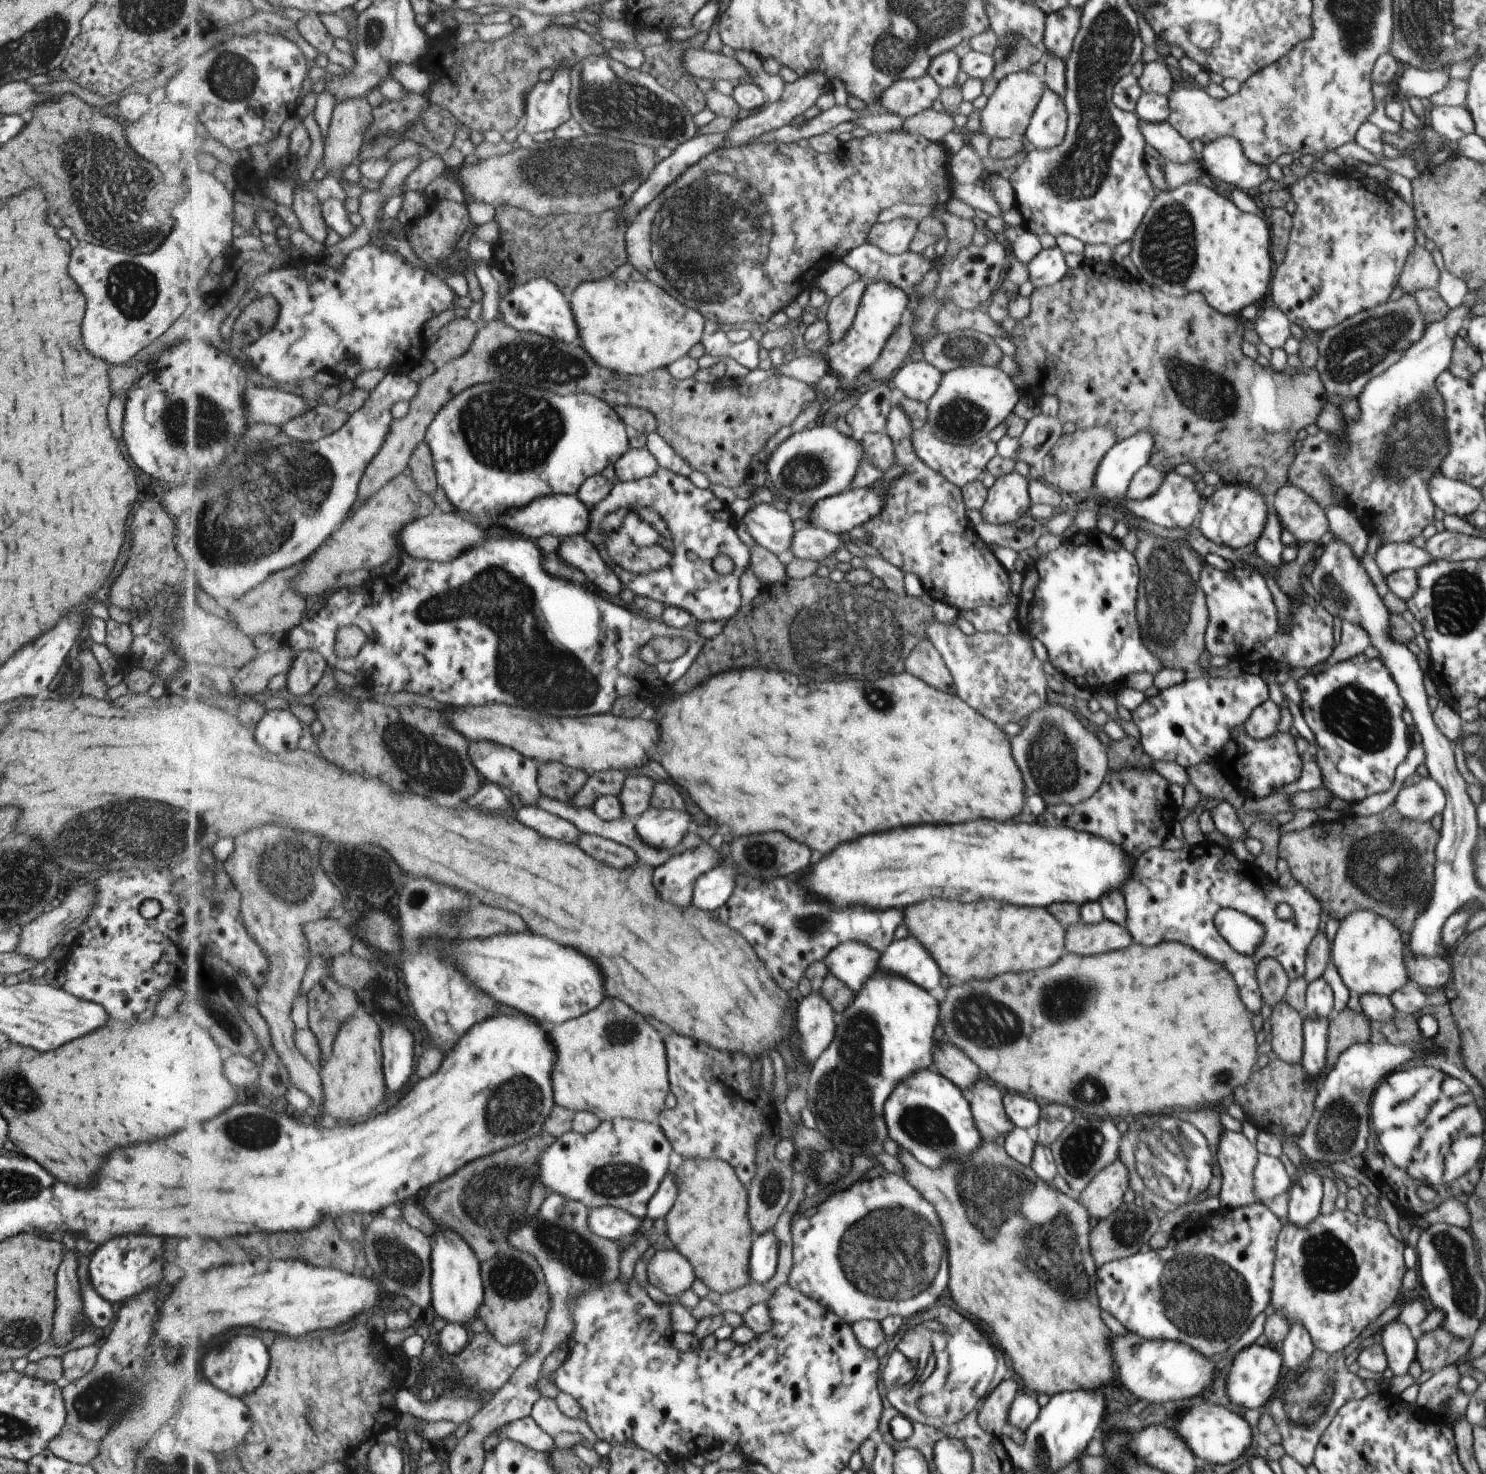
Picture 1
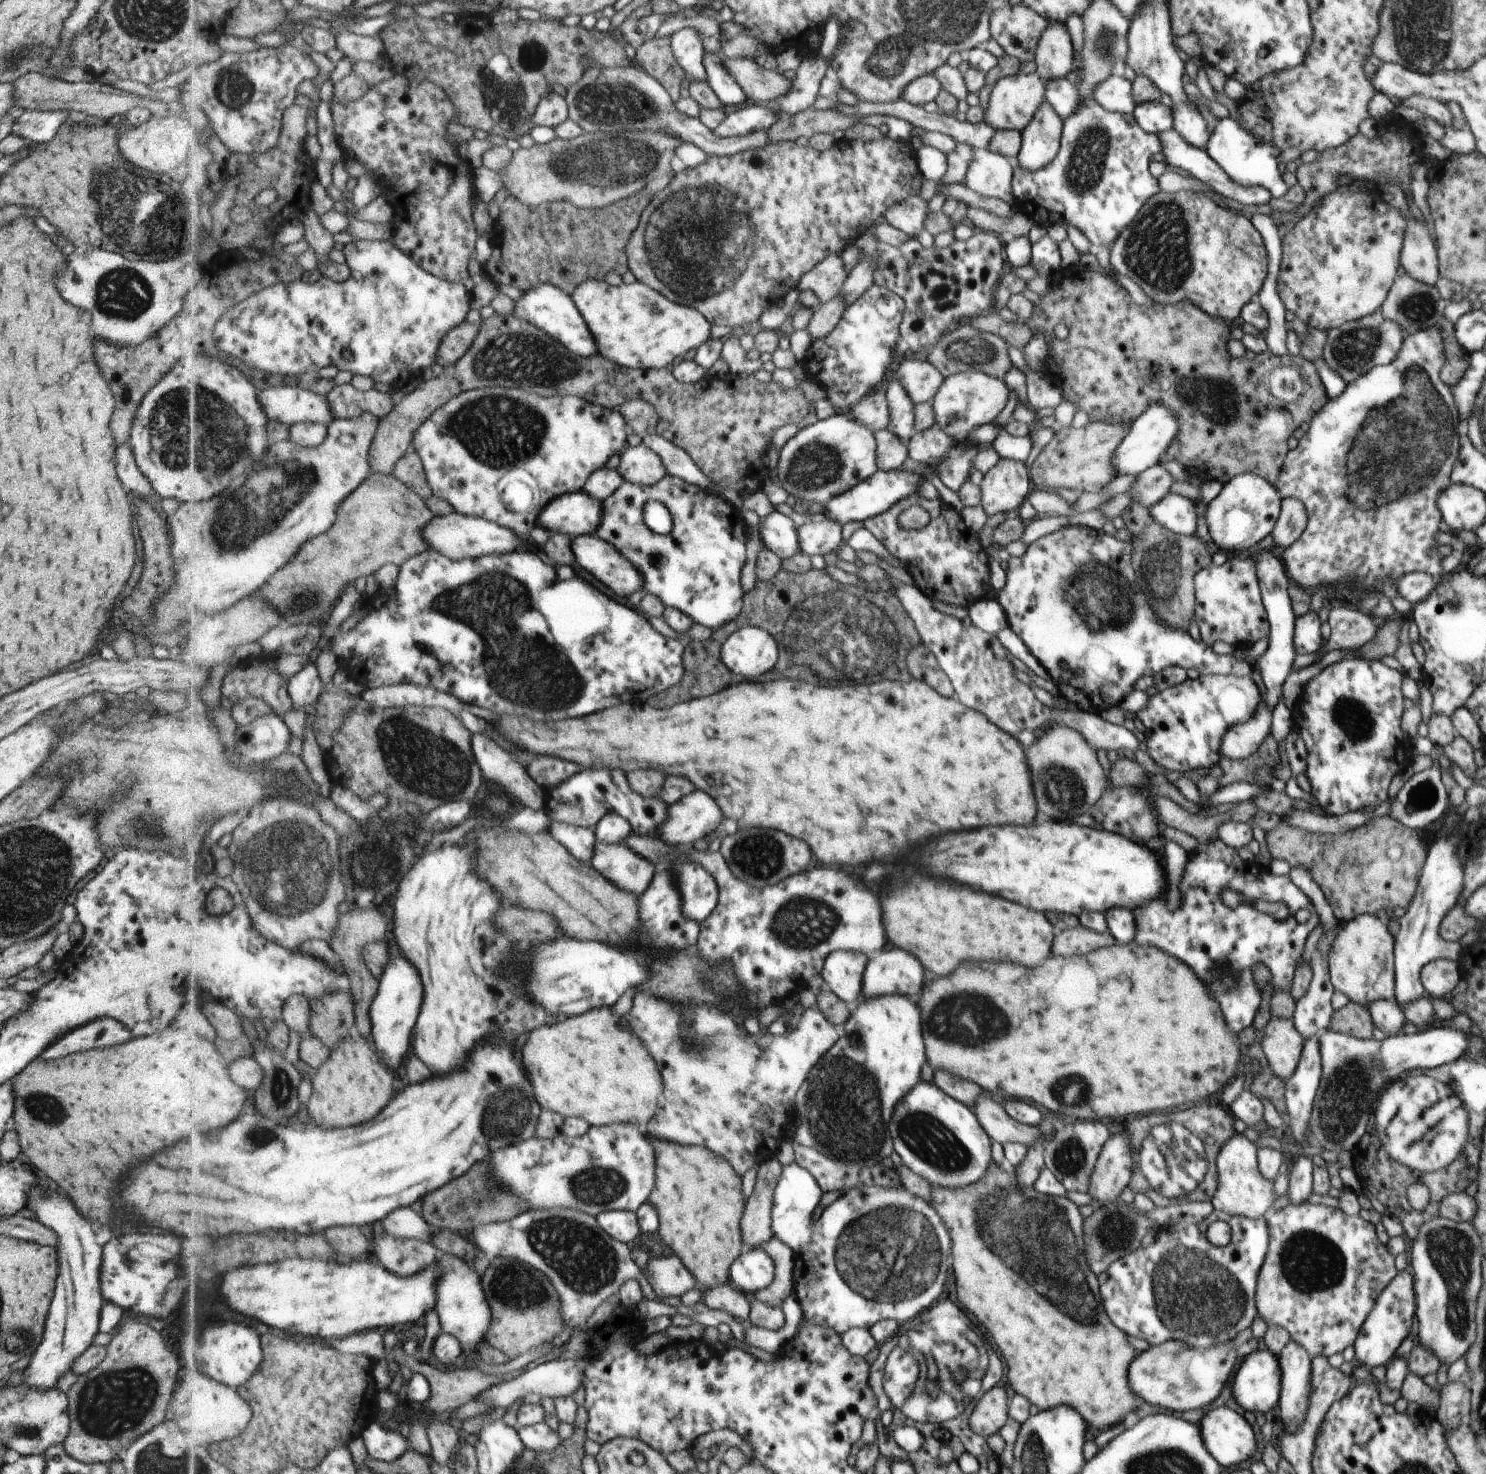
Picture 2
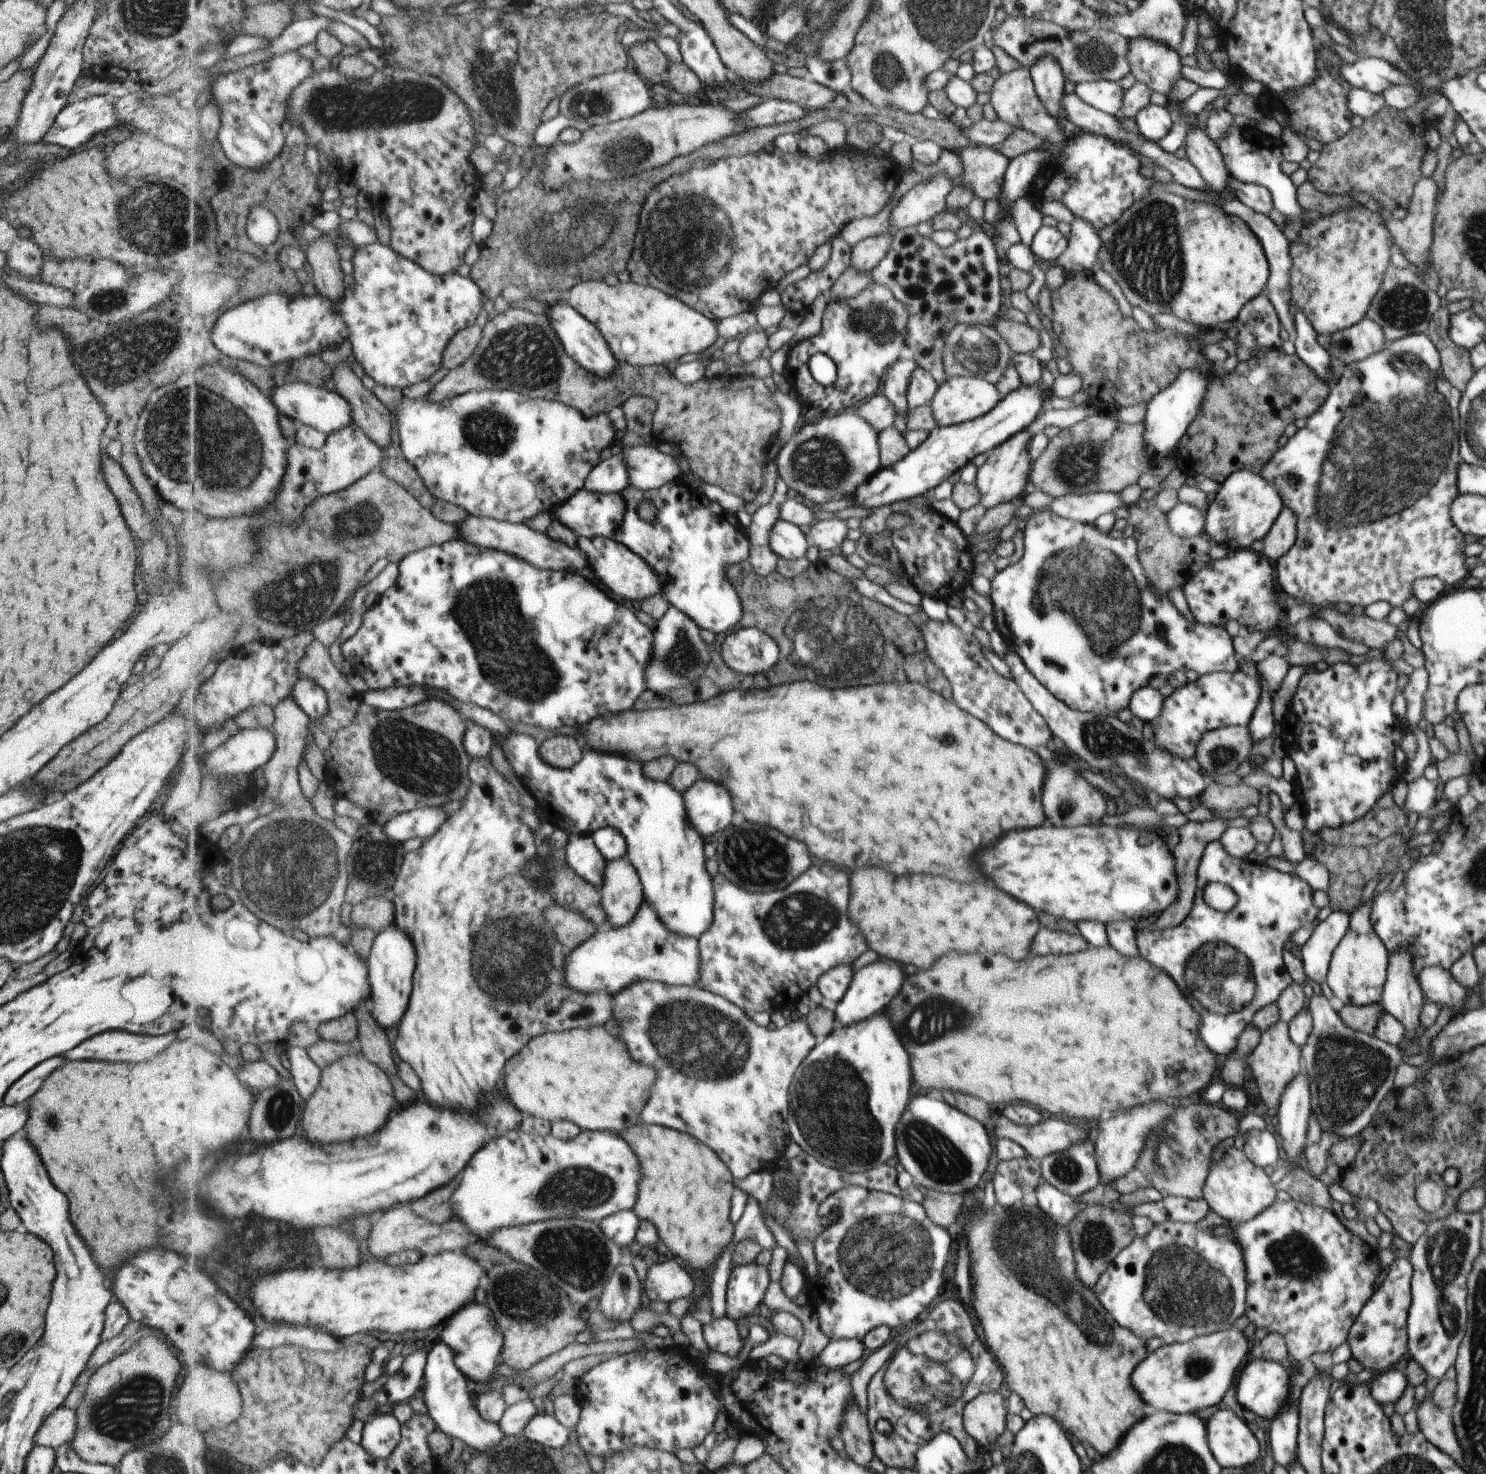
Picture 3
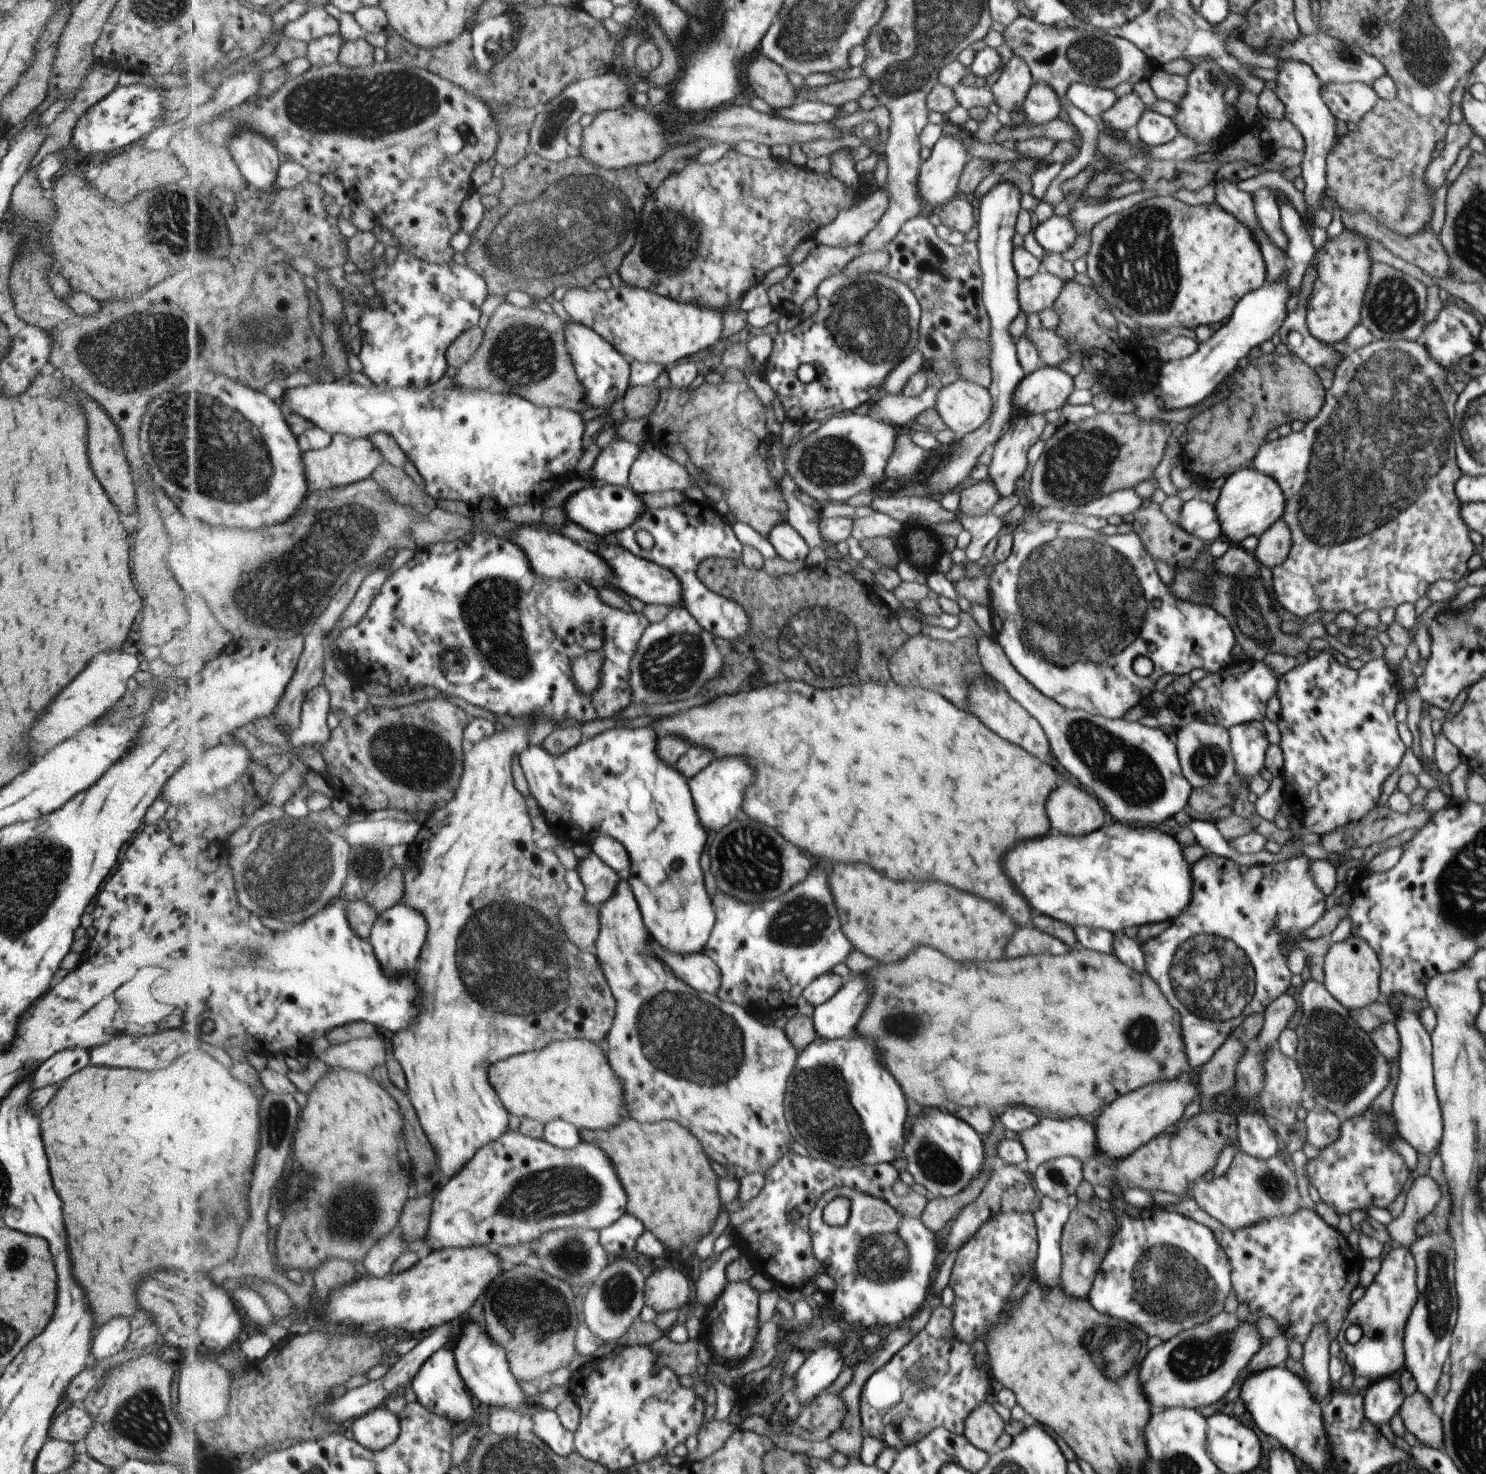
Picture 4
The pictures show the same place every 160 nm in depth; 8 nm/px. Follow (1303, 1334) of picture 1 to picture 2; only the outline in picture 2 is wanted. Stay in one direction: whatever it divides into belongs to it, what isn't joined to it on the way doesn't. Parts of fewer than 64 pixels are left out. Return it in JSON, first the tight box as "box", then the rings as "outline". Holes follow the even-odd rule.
{"box":[1279,1340,1311,1433],"outline":[[[1295,1340],[1279,1354],[1282,1363],[1282,1395],[1280,1395],[1280,1416],[1284,1431],[1293,1433],[1304,1420],[1311,1389],[1311,1356]]]}

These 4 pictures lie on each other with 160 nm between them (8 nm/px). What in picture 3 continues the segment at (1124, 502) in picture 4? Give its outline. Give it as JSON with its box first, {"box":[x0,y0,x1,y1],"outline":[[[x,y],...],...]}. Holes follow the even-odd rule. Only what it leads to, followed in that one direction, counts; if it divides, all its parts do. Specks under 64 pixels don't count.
{"box":[1048,492,1124,524],"outline":[[[1072,492],[1053,499],[1048,509],[1065,520],[1094,524],[1100,515],[1112,513],[1122,506],[1124,503],[1118,493],[1074,494]]]}

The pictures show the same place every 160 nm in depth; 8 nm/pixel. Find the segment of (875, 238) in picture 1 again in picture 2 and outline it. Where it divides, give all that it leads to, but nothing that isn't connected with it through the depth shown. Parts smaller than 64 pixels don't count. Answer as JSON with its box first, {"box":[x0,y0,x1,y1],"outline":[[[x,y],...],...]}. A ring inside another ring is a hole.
{"box":[884,194,929,237],"outline":[[[920,194],[910,195],[902,203],[896,203],[894,207],[888,208],[884,216],[886,222],[905,232],[911,237],[916,237],[922,228],[925,228],[925,220],[929,213],[928,201]]]}

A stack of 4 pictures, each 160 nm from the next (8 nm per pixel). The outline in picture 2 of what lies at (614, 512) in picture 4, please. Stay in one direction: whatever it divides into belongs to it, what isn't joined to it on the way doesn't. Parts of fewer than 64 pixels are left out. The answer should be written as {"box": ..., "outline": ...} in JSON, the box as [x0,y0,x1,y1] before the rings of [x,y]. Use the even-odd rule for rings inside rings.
{"box":[540,491,605,537],"outline":[[[582,491],[553,500],[541,512],[540,526],[571,537],[596,535],[605,515],[604,502]]]}

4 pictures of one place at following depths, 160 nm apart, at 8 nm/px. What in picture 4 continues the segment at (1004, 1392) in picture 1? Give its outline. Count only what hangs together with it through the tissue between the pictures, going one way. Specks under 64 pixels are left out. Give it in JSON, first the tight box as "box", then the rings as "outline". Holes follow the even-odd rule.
{"box":[963,1402,1004,1454],"outline":[[[984,1402],[966,1417],[963,1434],[976,1448],[990,1454],[996,1449],[996,1440],[1004,1431],[1004,1419],[990,1403]]]}

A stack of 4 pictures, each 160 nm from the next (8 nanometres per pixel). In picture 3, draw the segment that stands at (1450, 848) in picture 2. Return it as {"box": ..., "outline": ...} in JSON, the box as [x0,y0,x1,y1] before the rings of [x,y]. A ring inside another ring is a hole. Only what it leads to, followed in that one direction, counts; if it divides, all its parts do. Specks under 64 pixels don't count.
{"box":[1379,948,1425,1044],"outline":[[[1400,948],[1400,950],[1394,950],[1390,953],[1389,974],[1379,1004],[1383,1006],[1385,1012],[1392,1014],[1398,1022],[1402,1022],[1402,1026],[1406,1030],[1404,1038],[1407,1038],[1410,1044],[1418,1041],[1425,1030],[1419,1020],[1425,1004],[1422,985],[1419,983],[1419,978],[1414,976],[1414,972],[1412,972],[1412,952],[1410,952],[1410,948]]]}

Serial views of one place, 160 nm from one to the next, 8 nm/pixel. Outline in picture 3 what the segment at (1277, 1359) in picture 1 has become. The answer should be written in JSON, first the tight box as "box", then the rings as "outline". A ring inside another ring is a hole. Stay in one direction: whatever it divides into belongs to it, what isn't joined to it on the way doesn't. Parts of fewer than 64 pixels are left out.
{"box":[1236,1357,1292,1423],"outline":[[[1254,1357],[1240,1372],[1236,1393],[1240,1405],[1258,1416],[1268,1416],[1269,1423],[1292,1396],[1290,1376],[1279,1362]]]}

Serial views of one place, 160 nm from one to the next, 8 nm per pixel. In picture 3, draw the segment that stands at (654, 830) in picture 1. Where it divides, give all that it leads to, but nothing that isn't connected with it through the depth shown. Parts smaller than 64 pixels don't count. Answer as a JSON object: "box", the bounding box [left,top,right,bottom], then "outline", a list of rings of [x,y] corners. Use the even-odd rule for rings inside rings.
{"box":[685,778,734,836],"outline":[[[701,778],[685,793],[688,814],[692,826],[698,828],[702,836],[716,836],[726,830],[734,820],[734,808],[730,806],[730,792],[710,778]]]}

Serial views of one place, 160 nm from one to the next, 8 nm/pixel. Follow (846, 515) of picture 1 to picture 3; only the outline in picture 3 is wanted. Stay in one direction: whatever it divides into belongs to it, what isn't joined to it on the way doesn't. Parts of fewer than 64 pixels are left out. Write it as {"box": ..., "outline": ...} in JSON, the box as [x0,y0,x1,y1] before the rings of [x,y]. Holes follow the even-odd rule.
{"box":[852,381,1054,510],"outline":[[[1042,381],[1036,382],[1036,384],[1028,384],[1028,386],[1026,386],[1026,384],[1020,384],[1017,389],[1004,396],[1003,404],[999,404],[984,417],[969,421],[968,423],[950,427],[937,427],[935,430],[932,430],[921,447],[912,449],[903,460],[900,460],[900,462],[890,466],[888,469],[882,468],[874,478],[870,478],[867,483],[864,483],[854,493],[852,499],[855,500],[856,505],[864,506],[864,508],[872,508],[874,510],[882,506],[895,504],[896,502],[908,501],[910,498],[916,498],[916,496],[925,496],[934,488],[946,485],[946,480],[950,475],[960,472],[960,470],[971,463],[977,455],[989,453],[996,446],[1011,439],[1013,435],[1024,431],[1039,416],[1044,404],[1046,405],[1046,399],[1051,400],[1052,404],[1054,398],[1054,392],[1050,389],[1047,391]]]}

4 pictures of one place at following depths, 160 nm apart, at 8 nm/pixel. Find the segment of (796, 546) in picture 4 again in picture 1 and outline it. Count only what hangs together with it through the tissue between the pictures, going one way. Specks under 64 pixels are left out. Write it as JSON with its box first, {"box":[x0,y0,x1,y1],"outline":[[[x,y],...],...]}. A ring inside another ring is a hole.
{"box":[744,503,796,565],"outline":[[[761,503],[745,514],[744,522],[753,538],[776,553],[785,565],[796,558],[791,549],[796,526],[790,512],[780,510],[772,504]]]}

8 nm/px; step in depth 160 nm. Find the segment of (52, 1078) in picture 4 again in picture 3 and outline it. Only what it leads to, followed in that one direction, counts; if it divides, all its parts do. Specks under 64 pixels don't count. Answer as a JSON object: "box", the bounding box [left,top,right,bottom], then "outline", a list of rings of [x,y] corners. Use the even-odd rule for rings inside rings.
{"box":[3,1058,62,1106],"outline":[[[49,1058],[26,1072],[20,1080],[16,1080],[10,1086],[9,1091],[4,1096],[3,1106],[12,1106],[12,1104],[21,1104],[28,1101],[32,1094],[42,1086],[42,1082],[52,1074],[52,1070],[58,1068],[60,1064],[62,1064],[62,1058]]]}

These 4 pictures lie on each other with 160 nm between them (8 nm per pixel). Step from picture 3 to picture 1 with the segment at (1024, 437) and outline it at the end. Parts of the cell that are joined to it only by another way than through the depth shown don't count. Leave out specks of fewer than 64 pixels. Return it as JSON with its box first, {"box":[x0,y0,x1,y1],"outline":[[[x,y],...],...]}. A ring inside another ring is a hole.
{"box":[980,471,1030,525],"outline":[[[1016,471],[997,478],[980,510],[983,521],[995,525],[1016,523],[1030,508],[1028,489],[1028,477]]]}

